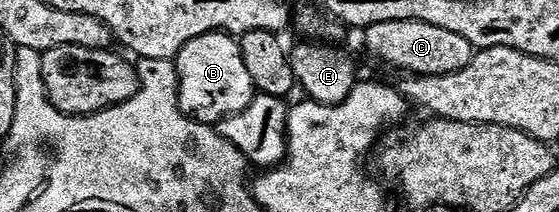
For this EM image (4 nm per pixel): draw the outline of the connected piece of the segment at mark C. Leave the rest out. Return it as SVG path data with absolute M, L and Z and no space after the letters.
M385 21L370 28L368 35L371 35L367 39L368 49L381 62L407 75L444 75L460 71L469 65L473 54L473 48L465 37L457 37L457 33L449 33L449 29L437 29L437 25Z

